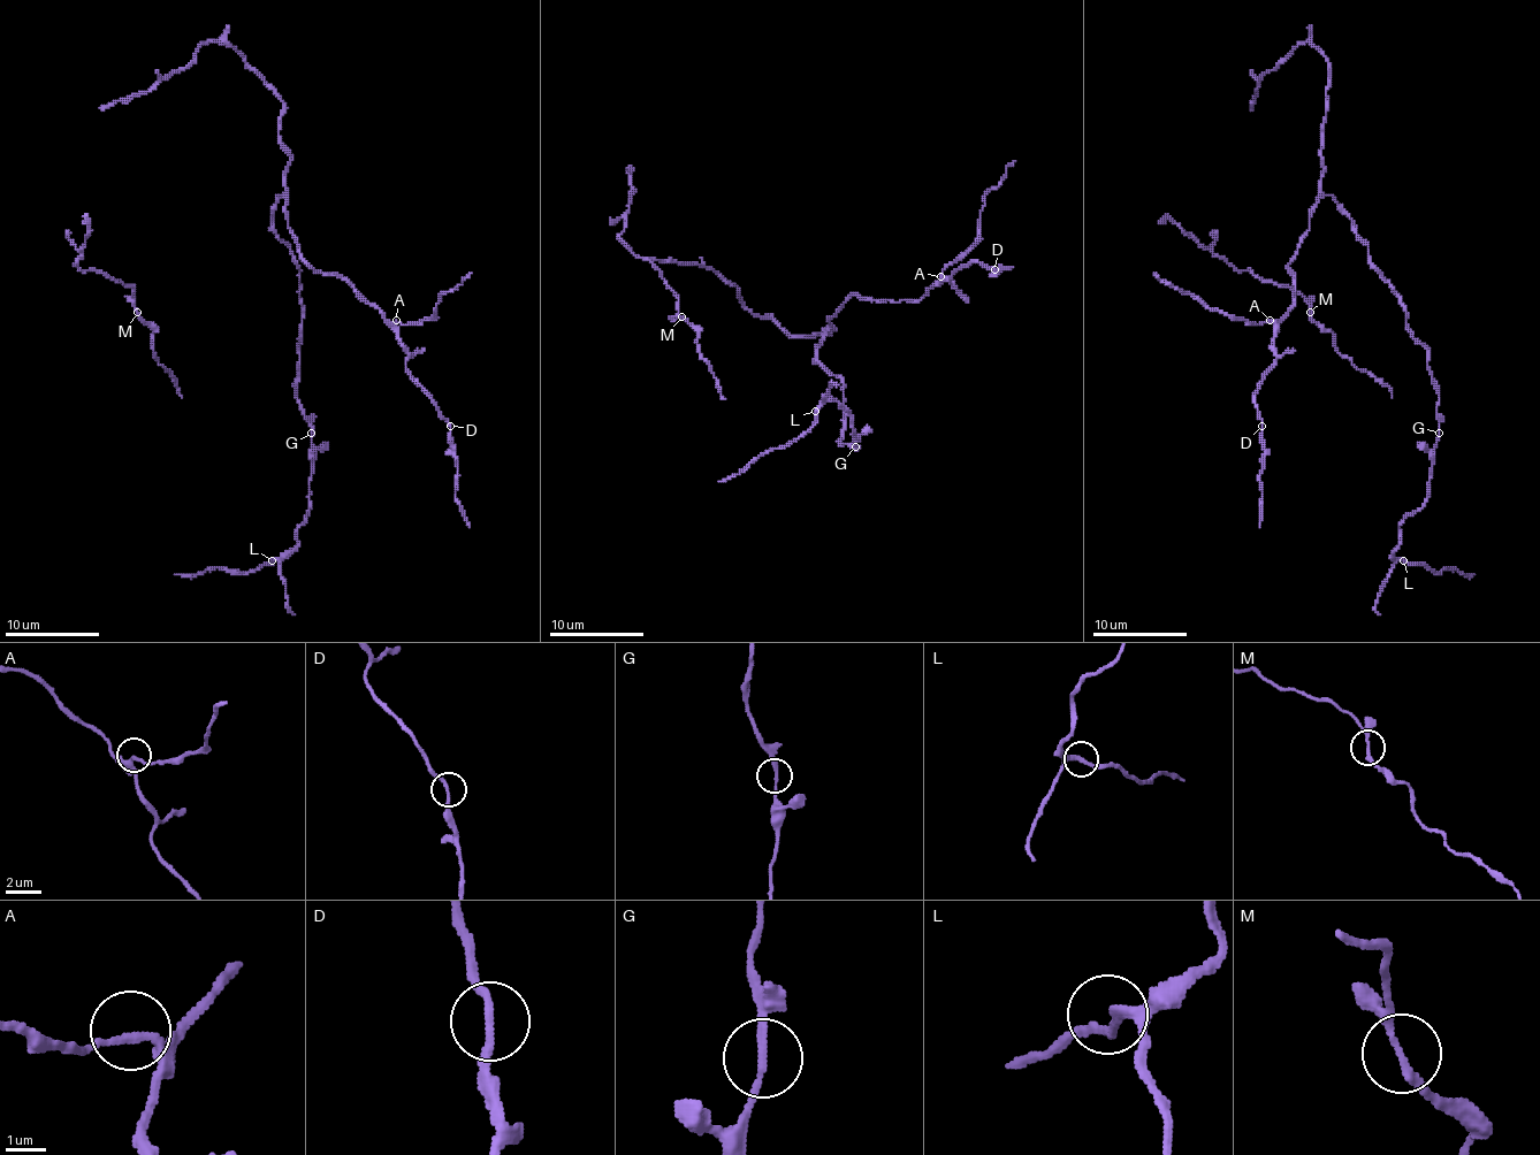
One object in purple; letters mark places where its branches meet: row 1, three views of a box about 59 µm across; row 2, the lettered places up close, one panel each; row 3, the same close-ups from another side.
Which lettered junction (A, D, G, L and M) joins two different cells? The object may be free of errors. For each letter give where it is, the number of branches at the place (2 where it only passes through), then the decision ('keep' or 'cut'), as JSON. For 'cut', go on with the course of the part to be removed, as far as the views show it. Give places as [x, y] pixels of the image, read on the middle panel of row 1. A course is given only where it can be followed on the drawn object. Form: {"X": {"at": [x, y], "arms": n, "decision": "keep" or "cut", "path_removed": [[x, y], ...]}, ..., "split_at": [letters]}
{"A": {"at": [940, 276], "arms": 2, "decision": "keep"}, "D": {"at": [995, 269], "arms": 2, "decision": "keep"}, "G": {"at": [855, 446], "arms": 2, "decision": "keep"}, "L": {"at": [815, 411], "arms": 2, "decision": "keep"}, "M": {"at": [681, 316], "arms": 2, "decision": "keep"}, "split_at": []}

